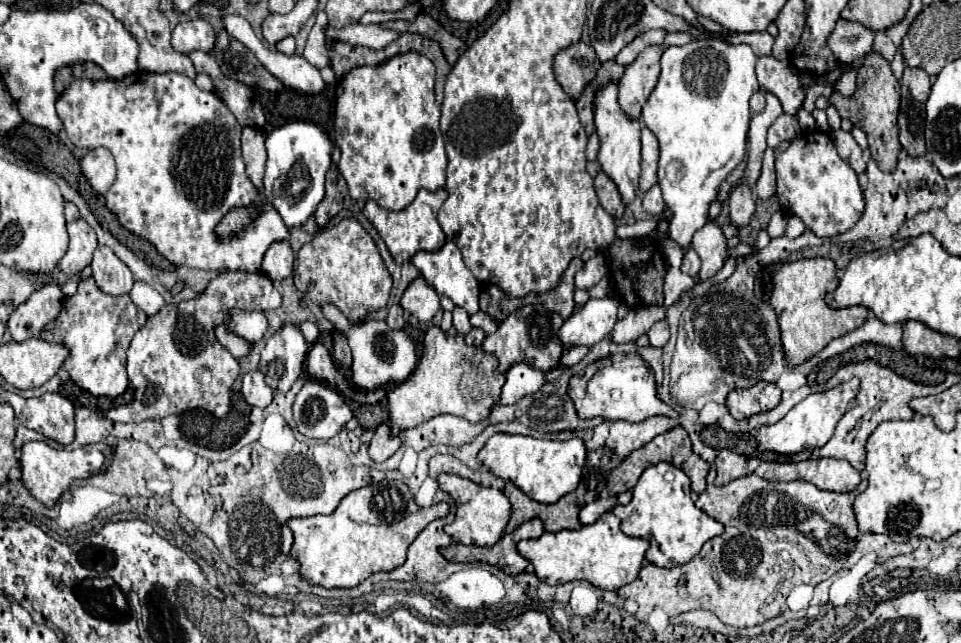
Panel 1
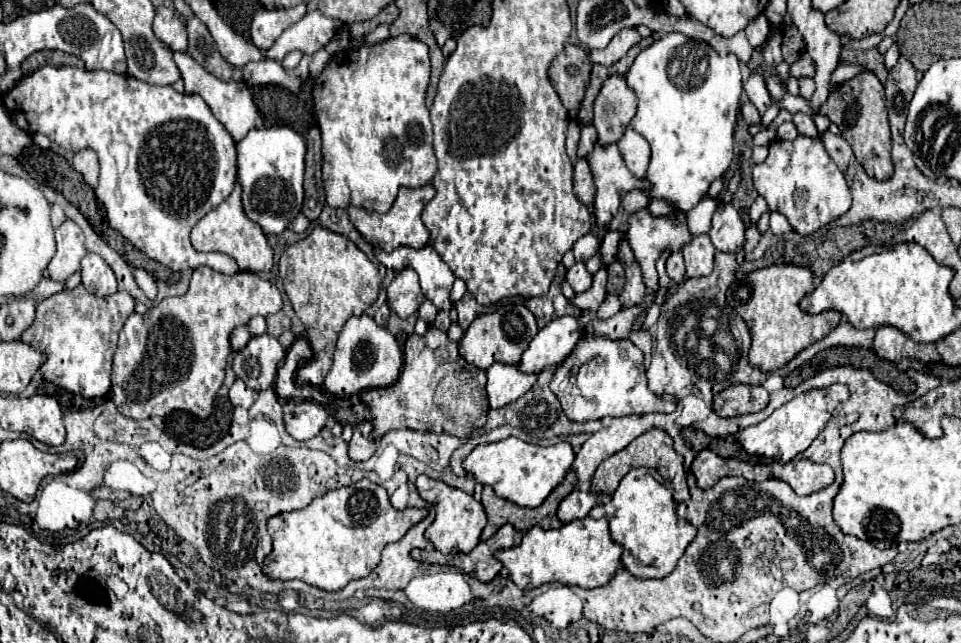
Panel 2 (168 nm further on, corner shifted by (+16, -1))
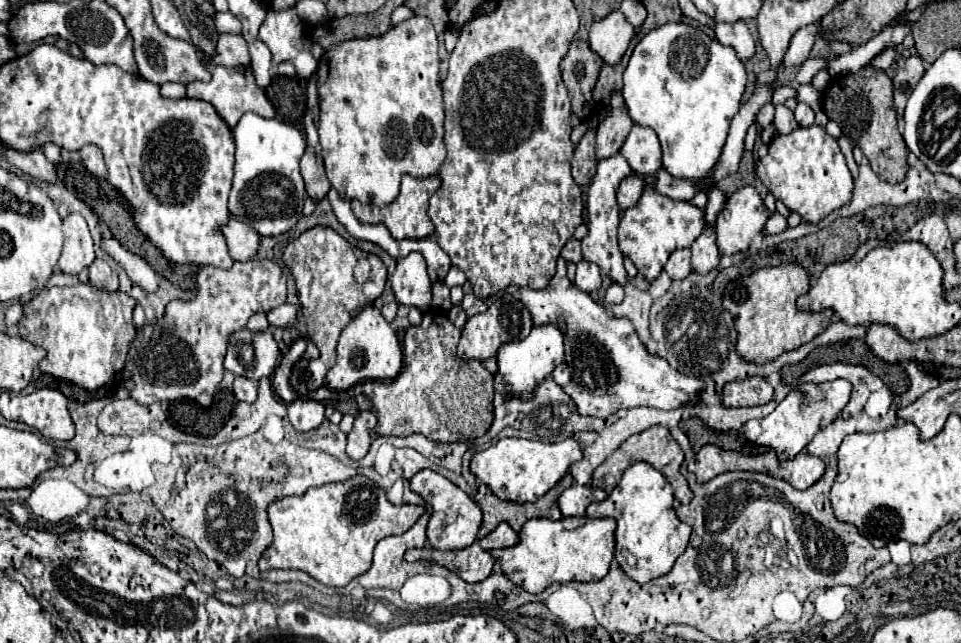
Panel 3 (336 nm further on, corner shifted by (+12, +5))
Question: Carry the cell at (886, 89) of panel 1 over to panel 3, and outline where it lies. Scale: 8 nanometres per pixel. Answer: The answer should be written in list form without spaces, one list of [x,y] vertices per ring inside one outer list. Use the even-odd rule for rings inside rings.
[[[864,66],[856,74],[834,78],[828,90],[822,94],[822,110],[830,120],[842,126],[844,136],[848,136],[856,146],[862,148],[864,156],[870,160],[870,166],[880,176],[880,180],[884,182],[904,180],[908,170],[908,164],[906,164],[908,148],[896,126],[896,110],[892,102],[892,80],[882,70]]]

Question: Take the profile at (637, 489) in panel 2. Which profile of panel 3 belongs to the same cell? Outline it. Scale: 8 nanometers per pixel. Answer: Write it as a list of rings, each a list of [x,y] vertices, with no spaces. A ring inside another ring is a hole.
[[[648,462],[632,464],[620,484],[604,502],[592,502],[586,510],[590,518],[612,516],[618,522],[616,528],[616,560],[620,568],[636,582],[650,582],[672,570],[676,558],[686,550],[692,528],[684,524],[672,506],[674,492],[666,478]]]

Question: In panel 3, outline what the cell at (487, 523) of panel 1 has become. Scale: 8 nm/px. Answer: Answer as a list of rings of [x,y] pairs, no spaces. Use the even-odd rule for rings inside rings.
[[[420,470],[412,480],[410,480],[410,490],[420,494],[430,506],[432,506],[432,516],[428,522],[428,542],[432,548],[438,550],[458,550],[466,548],[476,540],[476,534],[482,524],[482,512],[480,506],[456,484],[452,484],[446,476],[434,472],[434,470]]]

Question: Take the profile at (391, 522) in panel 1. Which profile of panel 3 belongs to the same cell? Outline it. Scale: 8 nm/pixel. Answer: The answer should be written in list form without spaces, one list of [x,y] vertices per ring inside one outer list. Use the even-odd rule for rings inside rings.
[[[358,474],[344,482],[332,482],[318,488],[310,488],[304,496],[280,498],[268,506],[268,518],[274,530],[272,546],[260,558],[260,570],[302,570],[326,586],[346,586],[356,576],[364,574],[372,566],[372,552],[376,544],[392,534],[406,532],[424,514],[424,506],[394,506],[388,502],[386,492],[370,478]]]

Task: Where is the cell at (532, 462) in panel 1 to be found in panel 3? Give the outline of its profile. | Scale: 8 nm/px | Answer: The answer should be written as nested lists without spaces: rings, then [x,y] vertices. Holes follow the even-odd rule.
[[[500,438],[490,448],[472,456],[470,470],[486,486],[490,486],[490,490],[502,500],[536,502],[556,482],[560,482],[562,476],[568,472],[568,468],[580,458],[582,448],[574,438],[556,444],[544,444],[538,440],[524,440],[524,438]]]

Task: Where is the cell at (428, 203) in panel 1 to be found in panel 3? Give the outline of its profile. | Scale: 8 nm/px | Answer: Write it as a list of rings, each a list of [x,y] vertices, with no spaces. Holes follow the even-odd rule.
[[[402,176],[402,186],[400,186],[400,194],[398,198],[384,206],[384,208],[378,208],[378,206],[368,206],[368,204],[360,204],[358,200],[352,200],[352,210],[356,214],[356,218],[362,222],[362,224],[384,224],[392,238],[394,240],[404,240],[404,238],[412,238],[412,240],[420,240],[420,238],[426,238],[434,232],[434,224],[432,220],[428,218],[426,210],[428,210],[428,200],[430,196],[440,188],[440,178],[438,176],[430,176],[430,178],[414,178],[414,176]]]

